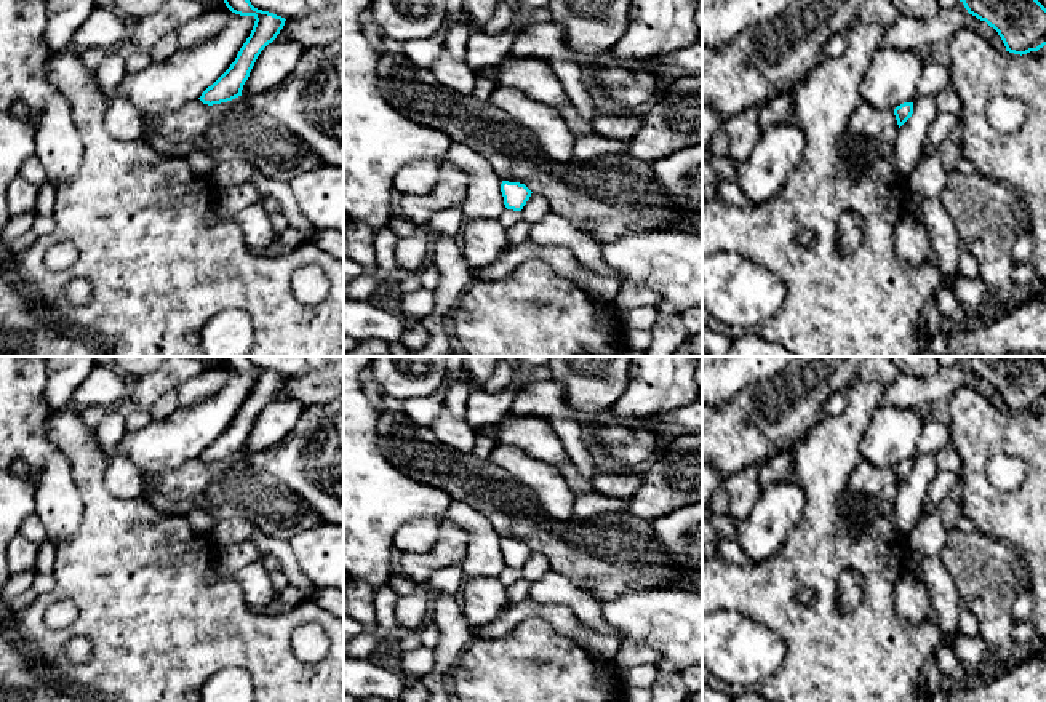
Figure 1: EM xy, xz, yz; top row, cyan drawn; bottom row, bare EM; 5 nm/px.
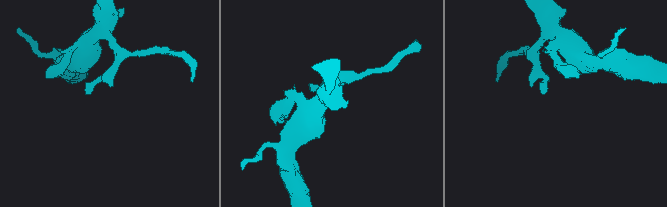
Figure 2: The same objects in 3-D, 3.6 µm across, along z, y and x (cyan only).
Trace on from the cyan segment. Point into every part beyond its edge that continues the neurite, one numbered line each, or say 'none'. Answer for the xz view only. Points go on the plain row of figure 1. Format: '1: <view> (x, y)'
none

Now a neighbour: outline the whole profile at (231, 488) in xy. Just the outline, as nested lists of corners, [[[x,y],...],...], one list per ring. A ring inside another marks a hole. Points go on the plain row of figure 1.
[[[243,454],[213,464],[195,457],[170,472],[142,473],[141,496],[165,515],[203,509],[216,518],[248,518],[258,531],[285,542],[323,523],[288,485],[253,470]]]

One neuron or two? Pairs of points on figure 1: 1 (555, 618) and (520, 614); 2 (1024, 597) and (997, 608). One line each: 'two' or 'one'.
1: one
2: two

